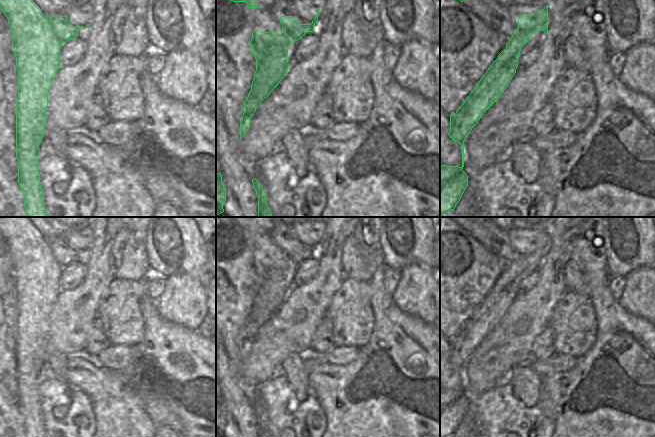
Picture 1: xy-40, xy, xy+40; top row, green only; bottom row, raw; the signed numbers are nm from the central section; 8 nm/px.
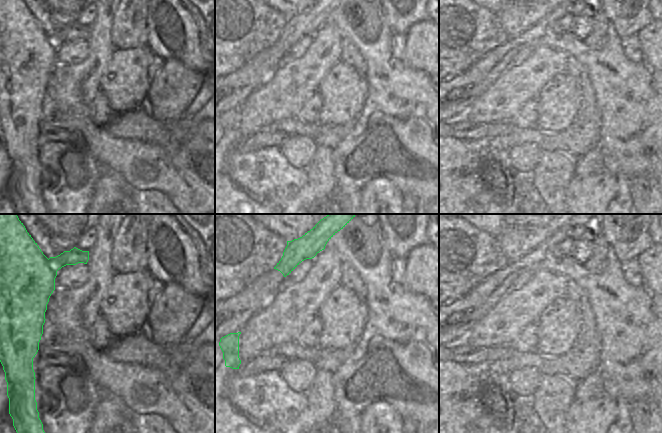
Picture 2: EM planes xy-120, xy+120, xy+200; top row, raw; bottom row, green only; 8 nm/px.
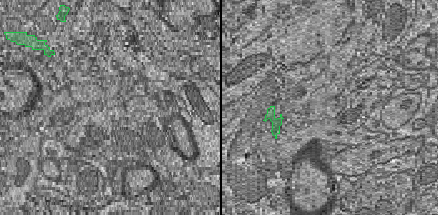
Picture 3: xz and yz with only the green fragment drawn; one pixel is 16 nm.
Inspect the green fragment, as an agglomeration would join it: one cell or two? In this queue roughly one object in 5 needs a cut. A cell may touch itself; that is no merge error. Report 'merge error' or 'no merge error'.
merge error

